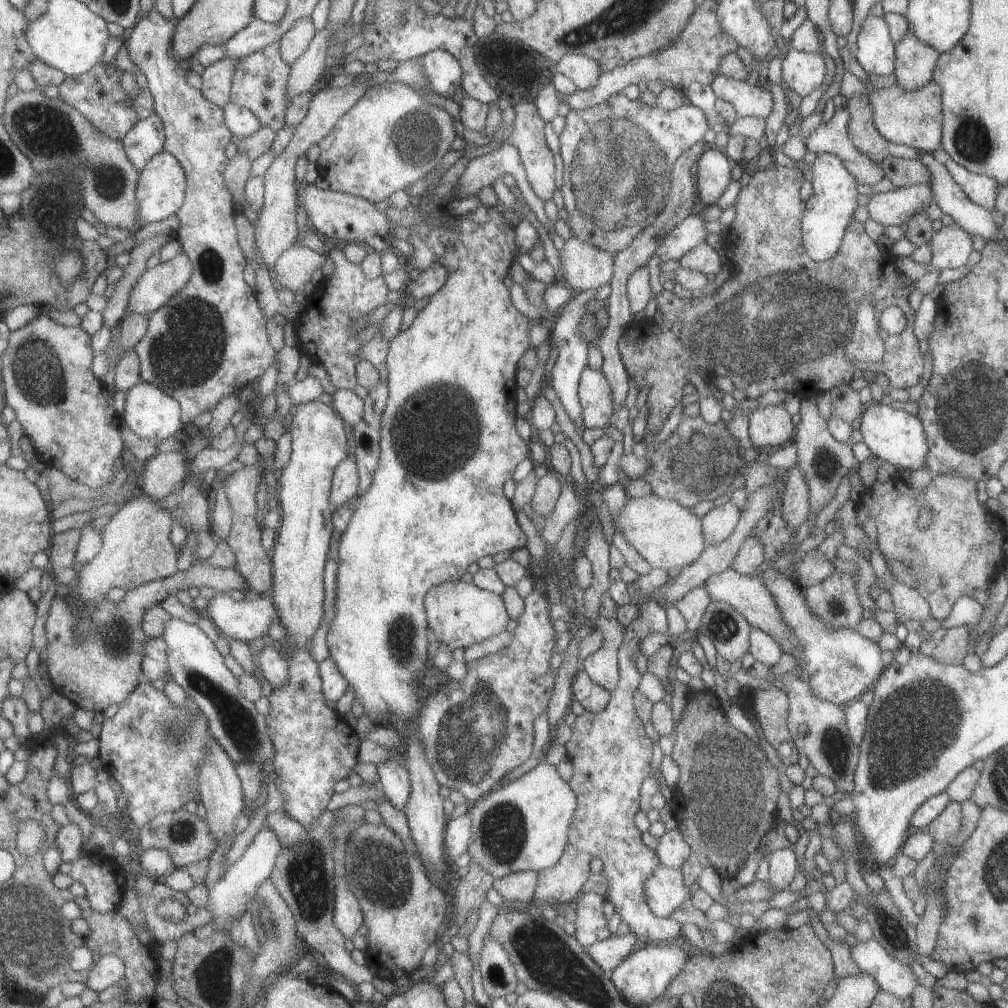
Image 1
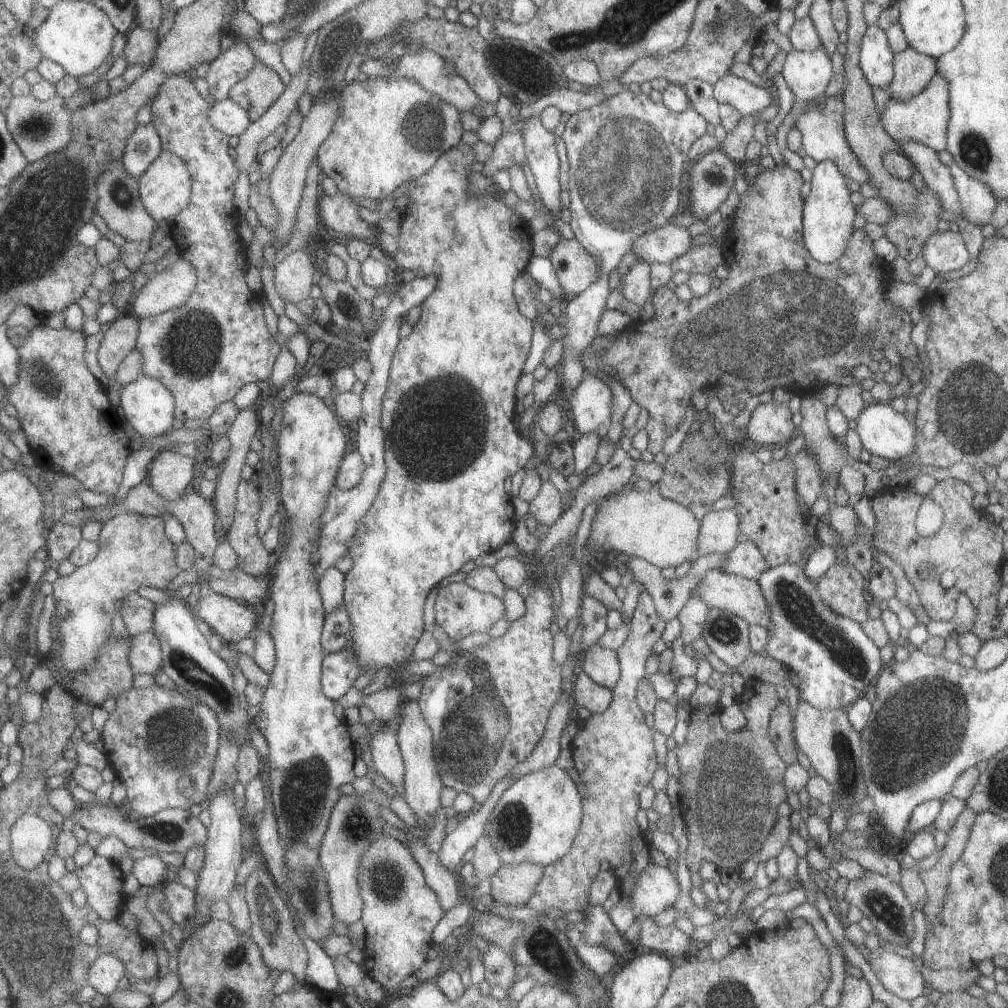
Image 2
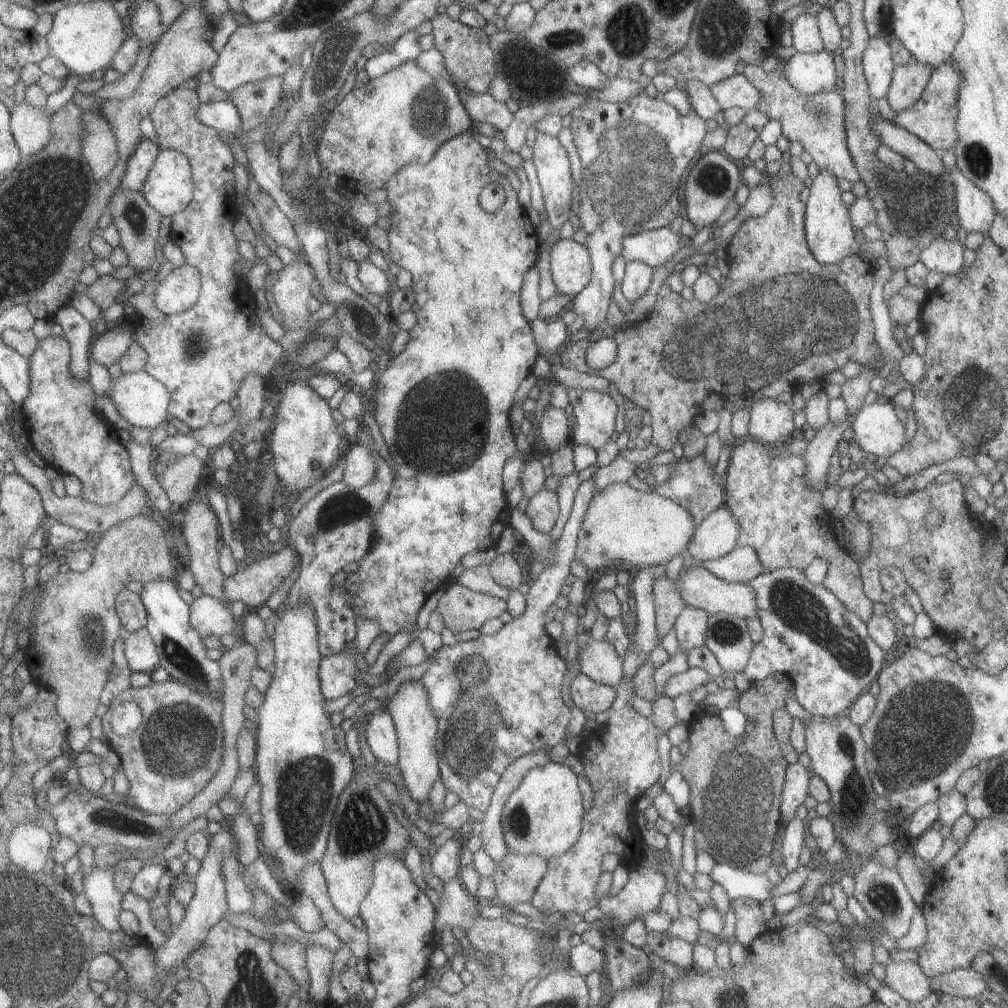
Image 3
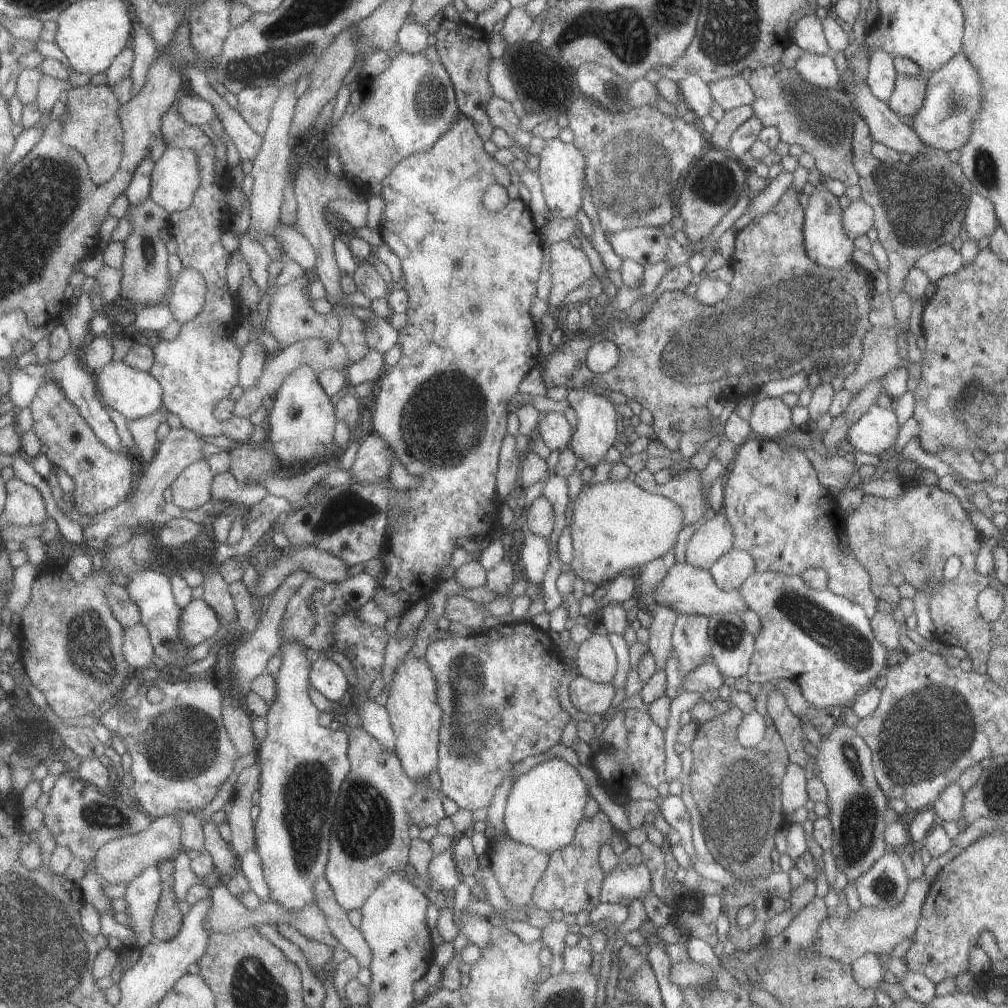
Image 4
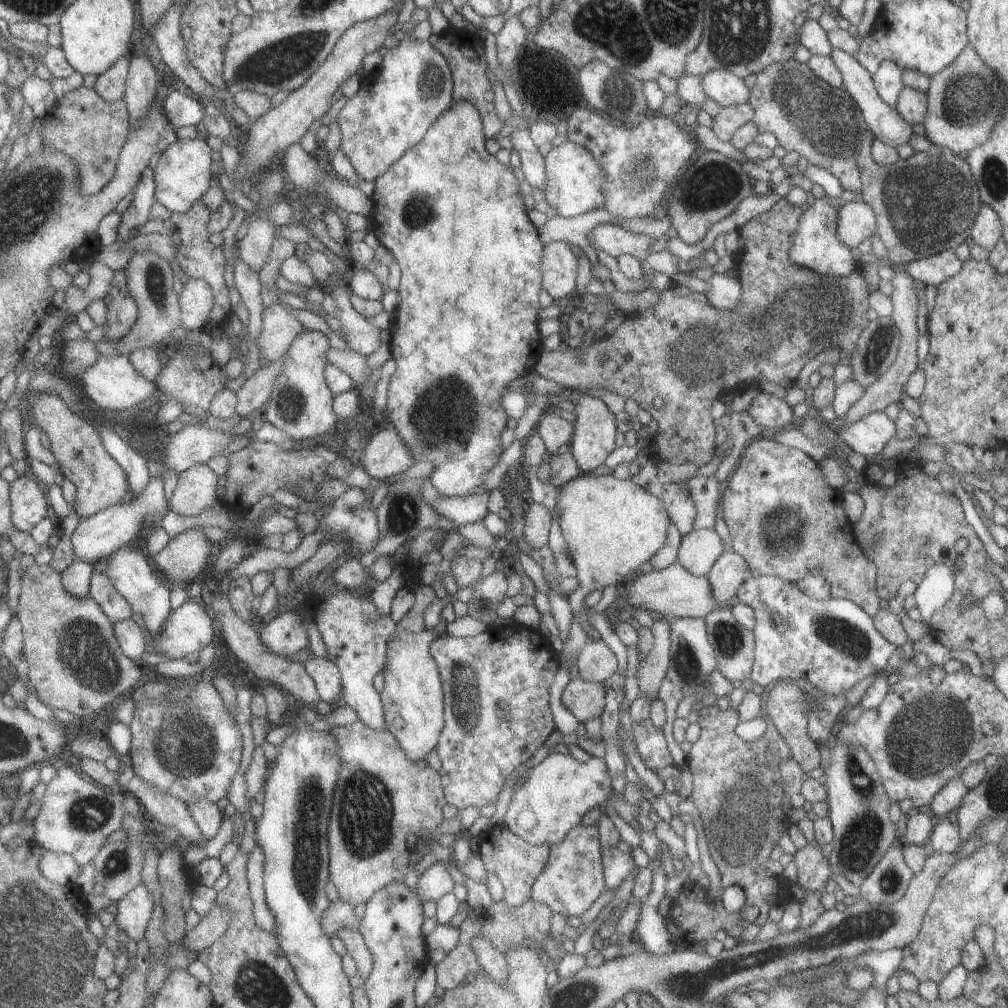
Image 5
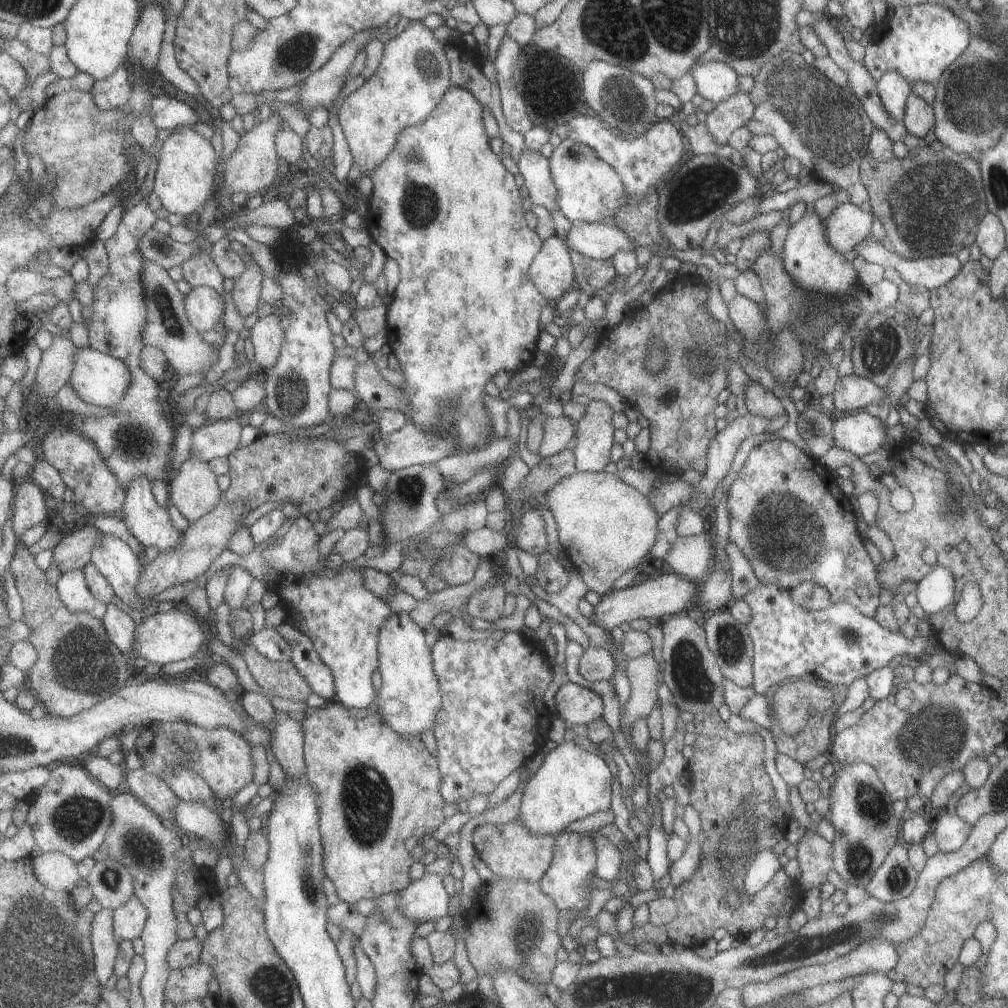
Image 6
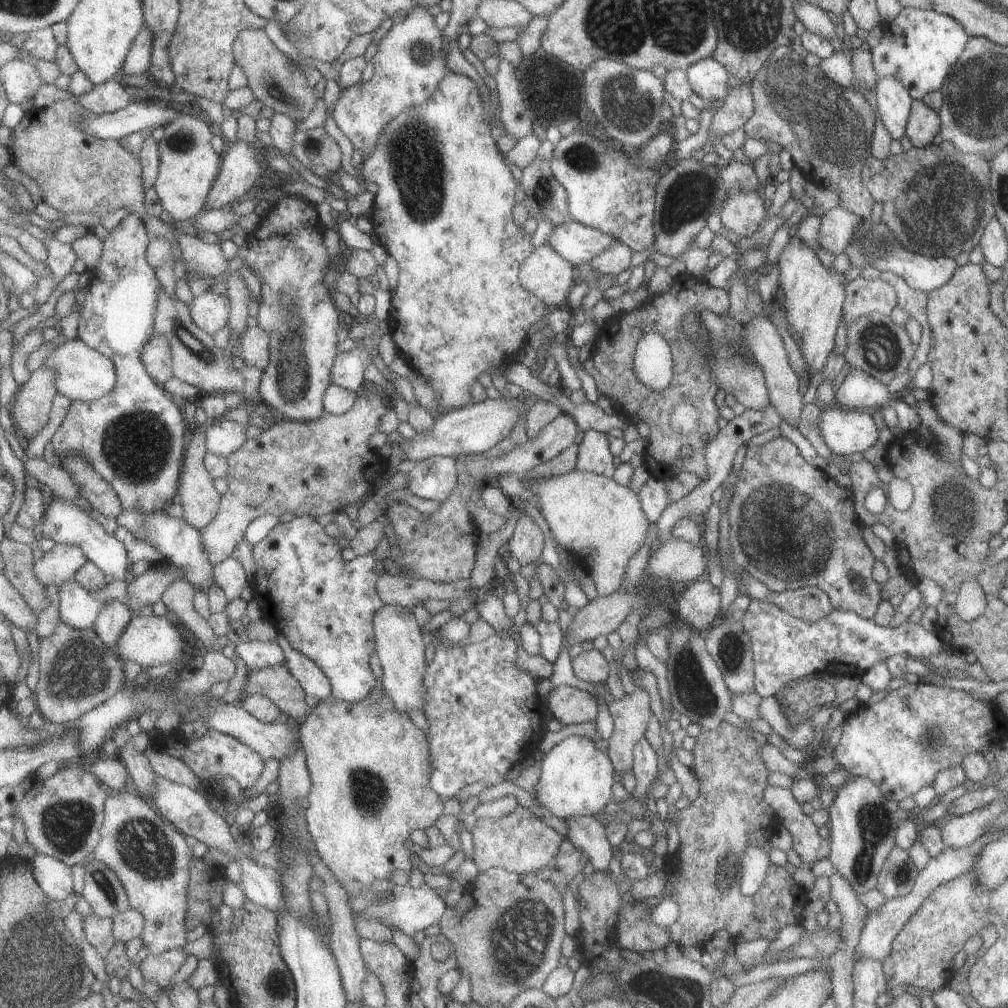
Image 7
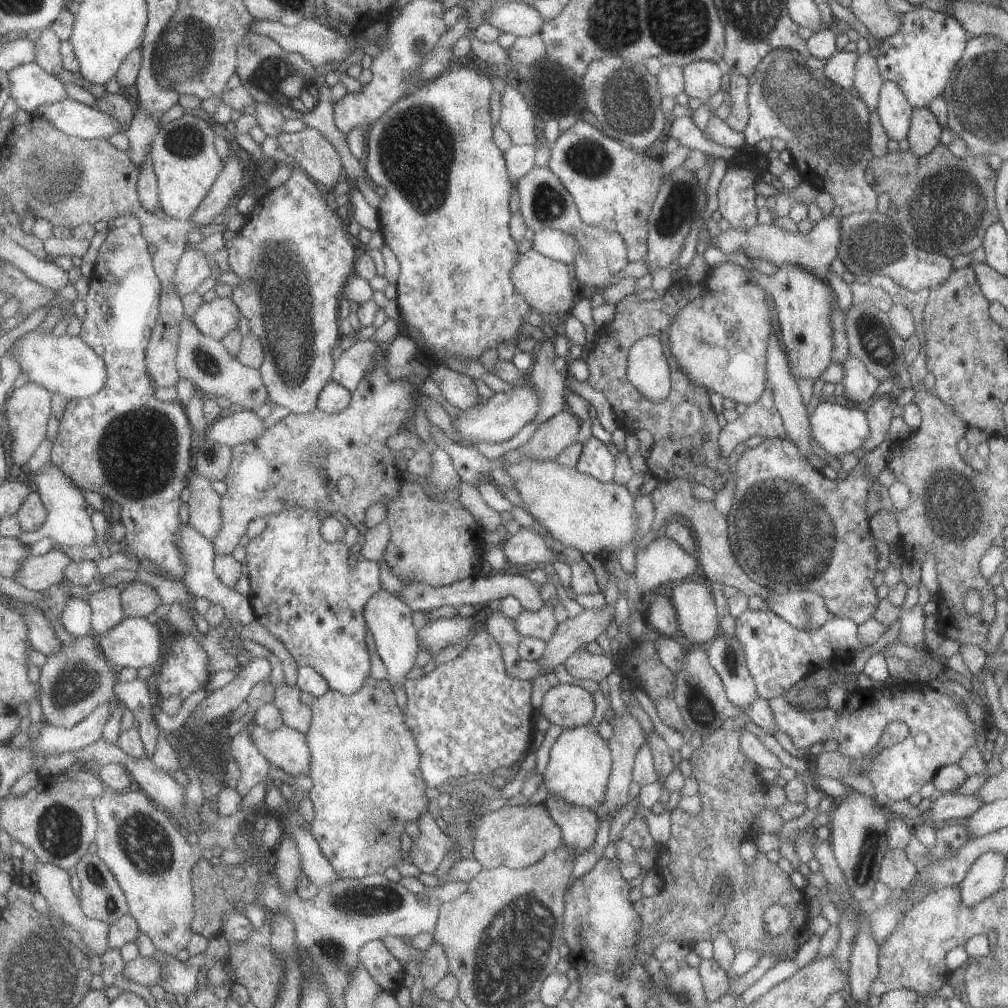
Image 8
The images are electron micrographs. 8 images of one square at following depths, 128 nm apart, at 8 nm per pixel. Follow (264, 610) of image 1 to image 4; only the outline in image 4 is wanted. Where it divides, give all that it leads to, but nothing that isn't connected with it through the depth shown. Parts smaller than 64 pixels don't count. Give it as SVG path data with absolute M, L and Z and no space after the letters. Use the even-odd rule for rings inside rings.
M193 599L182 611L180 618L180 639L186 647L197 646L209 638L215 640L222 621L214 608L203 599Z

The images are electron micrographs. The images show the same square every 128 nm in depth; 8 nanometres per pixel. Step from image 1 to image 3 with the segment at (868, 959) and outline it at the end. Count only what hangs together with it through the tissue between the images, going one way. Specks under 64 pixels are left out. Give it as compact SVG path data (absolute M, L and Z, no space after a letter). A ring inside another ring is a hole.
M892 961L884 966L884 980L882 981L903 1000L918 1002L929 996L930 984L915 961Z

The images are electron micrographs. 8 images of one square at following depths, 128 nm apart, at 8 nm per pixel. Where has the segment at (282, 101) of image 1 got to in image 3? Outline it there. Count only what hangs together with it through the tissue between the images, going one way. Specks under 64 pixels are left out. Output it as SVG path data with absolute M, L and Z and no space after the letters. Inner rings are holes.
M284 76L251 81L229 93L242 118L245 131L261 126L284 98Z

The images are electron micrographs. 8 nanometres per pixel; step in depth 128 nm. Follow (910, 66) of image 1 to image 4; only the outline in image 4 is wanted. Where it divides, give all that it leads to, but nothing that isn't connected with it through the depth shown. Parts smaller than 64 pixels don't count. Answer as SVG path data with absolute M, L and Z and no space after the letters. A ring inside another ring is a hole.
M902 75L895 77L893 90L886 100L887 106L899 118L912 117L922 105L926 89L925 77L919 75Z

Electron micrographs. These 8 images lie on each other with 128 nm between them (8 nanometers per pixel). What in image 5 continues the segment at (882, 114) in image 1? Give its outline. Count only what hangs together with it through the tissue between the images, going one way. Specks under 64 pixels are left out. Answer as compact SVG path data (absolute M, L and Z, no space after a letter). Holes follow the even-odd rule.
M969 43L946 67L930 76L930 83L924 93L924 137L931 144L948 148L955 154L970 151L987 140L992 128L1002 119L1006 94L1001 81Z

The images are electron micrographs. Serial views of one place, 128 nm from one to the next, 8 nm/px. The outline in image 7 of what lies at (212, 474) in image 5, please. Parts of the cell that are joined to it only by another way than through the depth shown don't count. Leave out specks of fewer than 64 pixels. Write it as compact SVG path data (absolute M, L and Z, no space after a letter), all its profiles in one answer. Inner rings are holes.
M208 423L199 424L192 431L187 445L187 454L183 465L183 474L179 483L180 505L183 508L183 518L200 531L205 529L207 525L215 522L219 509L221 508L223 495L217 492L215 488L214 476L207 470L205 466L205 455L208 453L206 430Z

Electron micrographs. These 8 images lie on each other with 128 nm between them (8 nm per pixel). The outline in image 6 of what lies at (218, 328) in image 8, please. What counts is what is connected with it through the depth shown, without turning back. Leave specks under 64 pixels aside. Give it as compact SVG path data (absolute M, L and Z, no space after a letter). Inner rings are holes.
M209 286L193 287L187 294L185 304L189 321L200 332L213 331L225 314L223 294Z

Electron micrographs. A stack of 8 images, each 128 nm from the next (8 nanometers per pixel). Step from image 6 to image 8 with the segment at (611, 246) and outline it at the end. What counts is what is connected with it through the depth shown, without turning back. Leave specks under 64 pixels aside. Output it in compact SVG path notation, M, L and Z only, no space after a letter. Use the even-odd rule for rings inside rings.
M555 229L536 231L533 235L531 249L566 265L570 265L572 258L579 252L579 247L571 235Z

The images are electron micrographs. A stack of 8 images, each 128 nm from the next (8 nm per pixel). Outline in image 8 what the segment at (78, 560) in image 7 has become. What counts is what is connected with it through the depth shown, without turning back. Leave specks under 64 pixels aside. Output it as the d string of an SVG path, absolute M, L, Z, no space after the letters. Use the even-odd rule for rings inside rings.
M59 546L44 555L30 554L23 561L13 581L29 590L46 591L50 586L65 580L66 566L71 561Z

